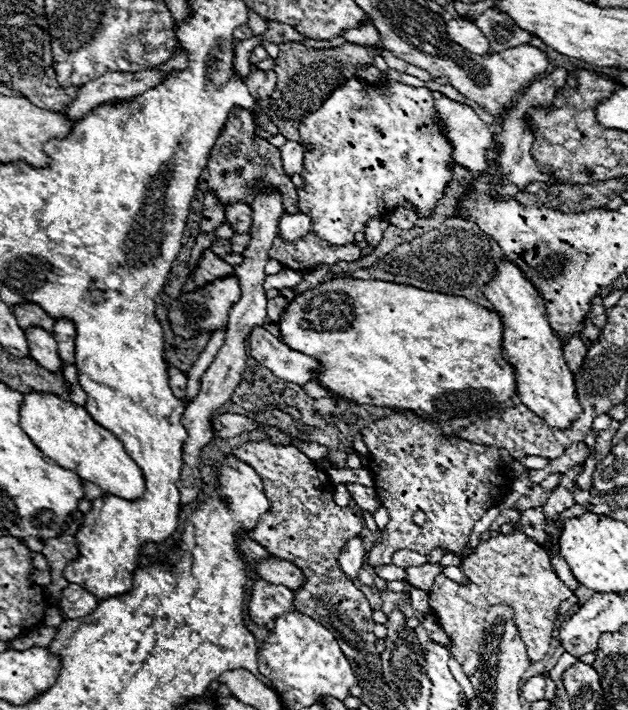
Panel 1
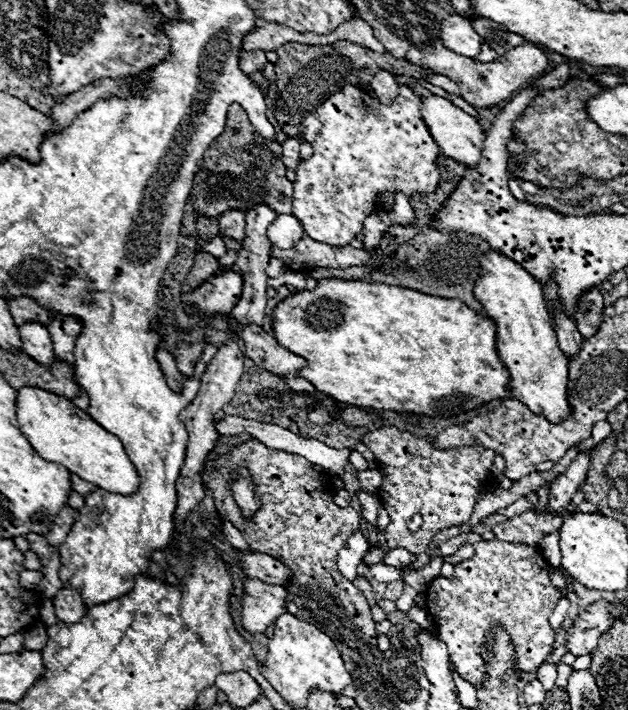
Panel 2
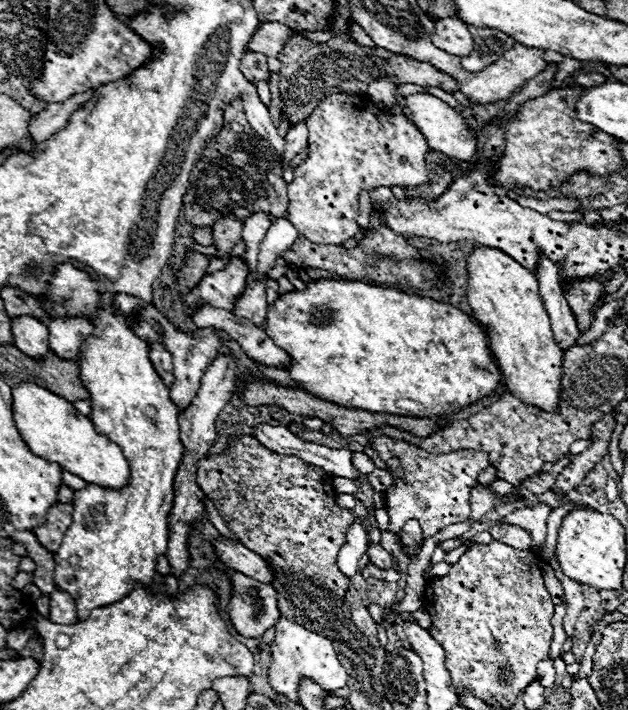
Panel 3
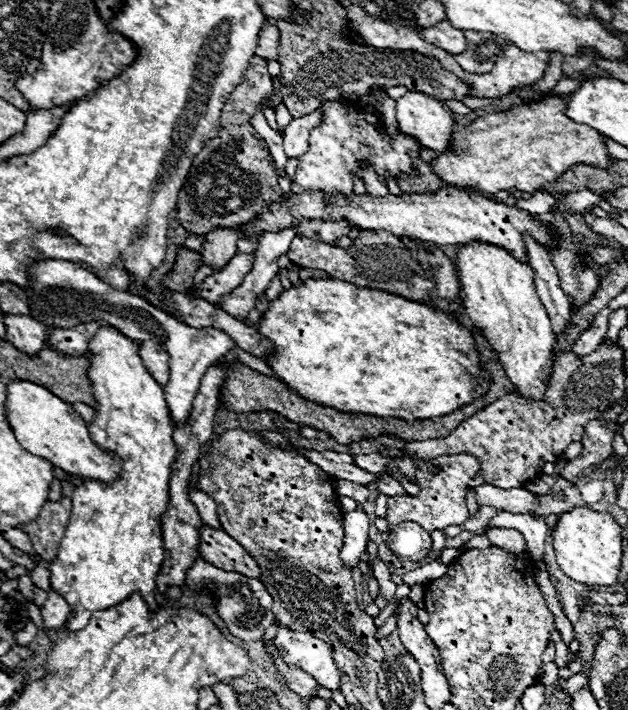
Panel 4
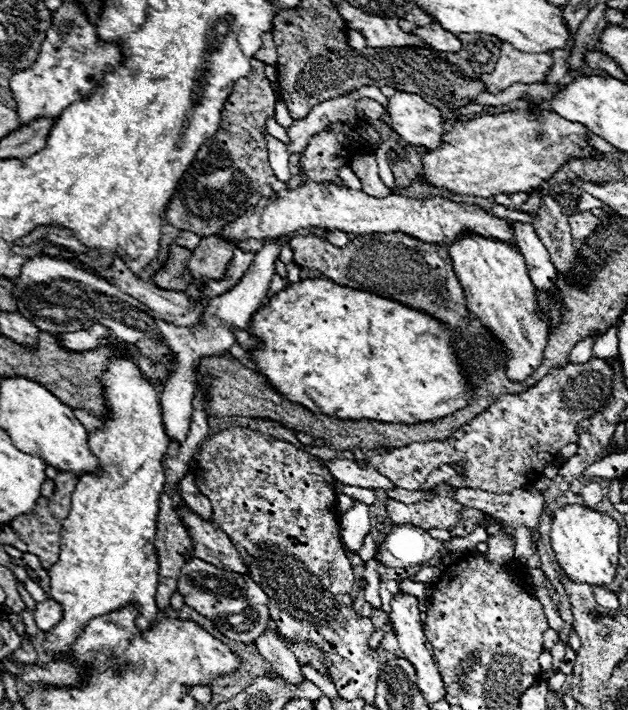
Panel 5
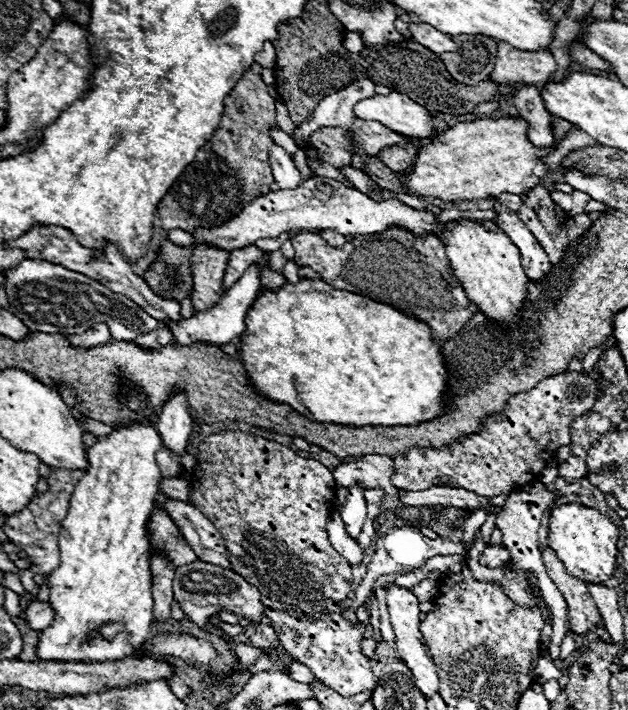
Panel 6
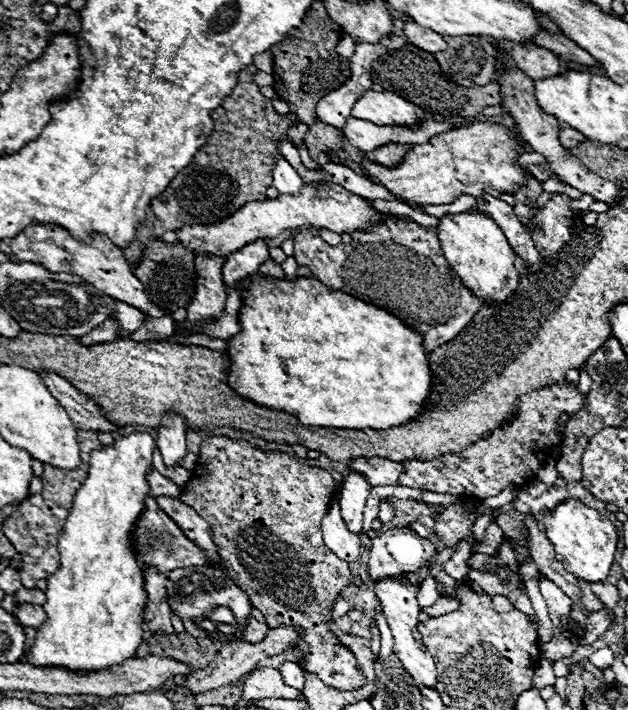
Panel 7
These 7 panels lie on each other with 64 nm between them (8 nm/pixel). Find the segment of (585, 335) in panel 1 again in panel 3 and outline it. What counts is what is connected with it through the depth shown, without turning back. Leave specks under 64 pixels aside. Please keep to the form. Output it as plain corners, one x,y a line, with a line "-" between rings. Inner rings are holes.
576,278
570,280
564,288
566,300
578,320
578,330
584,332
590,328
594,320
594,308
600,306
600,294
602,294
602,284
596,278

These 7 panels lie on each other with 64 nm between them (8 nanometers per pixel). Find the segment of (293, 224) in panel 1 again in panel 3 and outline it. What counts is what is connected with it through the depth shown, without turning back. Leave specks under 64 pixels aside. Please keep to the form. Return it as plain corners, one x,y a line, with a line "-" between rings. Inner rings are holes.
276,218
276,222
268,228
264,240
260,242
260,254
258,254
258,278
268,280
268,270
274,268
276,258
282,256
282,252
290,250
292,242
300,234
286,218

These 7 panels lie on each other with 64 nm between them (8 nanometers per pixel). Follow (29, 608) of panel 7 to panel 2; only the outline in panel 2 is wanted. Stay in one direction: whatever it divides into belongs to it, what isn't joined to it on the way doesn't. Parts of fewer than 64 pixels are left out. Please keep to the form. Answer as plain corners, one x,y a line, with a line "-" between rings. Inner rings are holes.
62,588
54,596
52,604
54,604
54,612
56,612
58,622
66,622
66,624
78,622
88,612
86,606
82,604
80,592
78,590
72,590
72,588

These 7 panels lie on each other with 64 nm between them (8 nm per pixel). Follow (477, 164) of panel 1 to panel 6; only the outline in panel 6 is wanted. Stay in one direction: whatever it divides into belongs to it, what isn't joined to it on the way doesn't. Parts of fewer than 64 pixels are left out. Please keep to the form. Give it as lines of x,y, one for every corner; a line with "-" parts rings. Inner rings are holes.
400,92
364,98
354,106
354,114
362,120
376,120
408,138
430,138
434,130
430,112

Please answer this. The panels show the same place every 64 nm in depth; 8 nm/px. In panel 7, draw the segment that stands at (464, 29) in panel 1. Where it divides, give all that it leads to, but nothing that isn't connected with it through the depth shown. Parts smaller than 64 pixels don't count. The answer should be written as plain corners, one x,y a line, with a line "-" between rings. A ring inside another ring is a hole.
406,20
406,24
404,24
404,36
406,36
408,44
418,46
420,50
428,50
430,54
436,54
446,48
446,42
442,40
440,34
436,34
434,30
428,30
424,26
418,26
416,22
410,22
410,20

